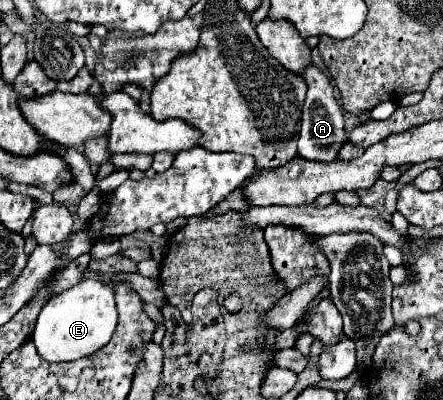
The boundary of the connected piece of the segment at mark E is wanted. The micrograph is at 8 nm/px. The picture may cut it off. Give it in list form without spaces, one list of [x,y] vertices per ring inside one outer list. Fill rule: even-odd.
[[[82,279],[68,291],[54,295],[40,311],[32,341],[38,355],[50,363],[74,361],[104,347],[116,329],[116,303],[114,291],[96,279]]]

